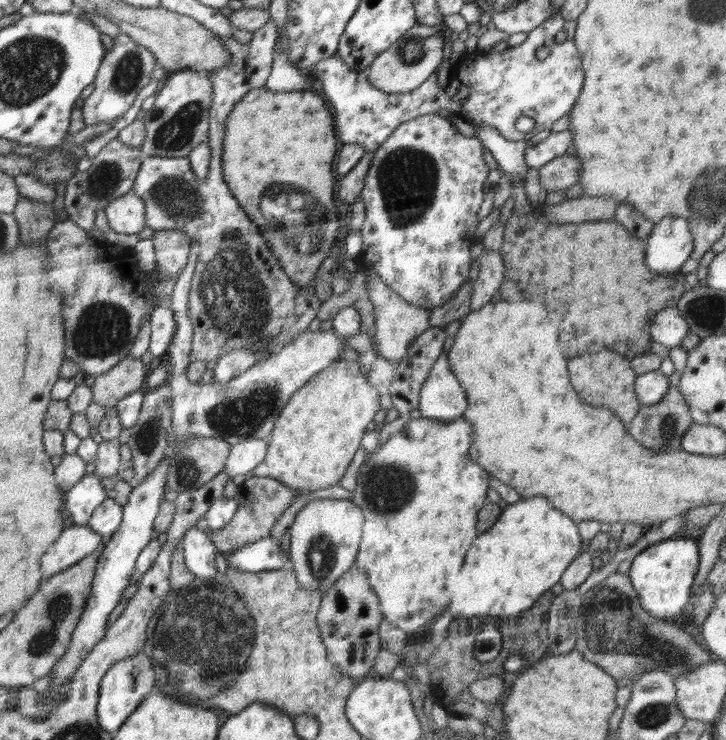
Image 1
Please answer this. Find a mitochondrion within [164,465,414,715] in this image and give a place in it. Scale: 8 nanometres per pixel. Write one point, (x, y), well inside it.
(321, 556)

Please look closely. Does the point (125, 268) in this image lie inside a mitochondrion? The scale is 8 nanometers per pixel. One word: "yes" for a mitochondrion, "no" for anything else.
no

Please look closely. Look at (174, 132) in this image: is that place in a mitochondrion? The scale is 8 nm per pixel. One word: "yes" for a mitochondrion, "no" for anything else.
yes

